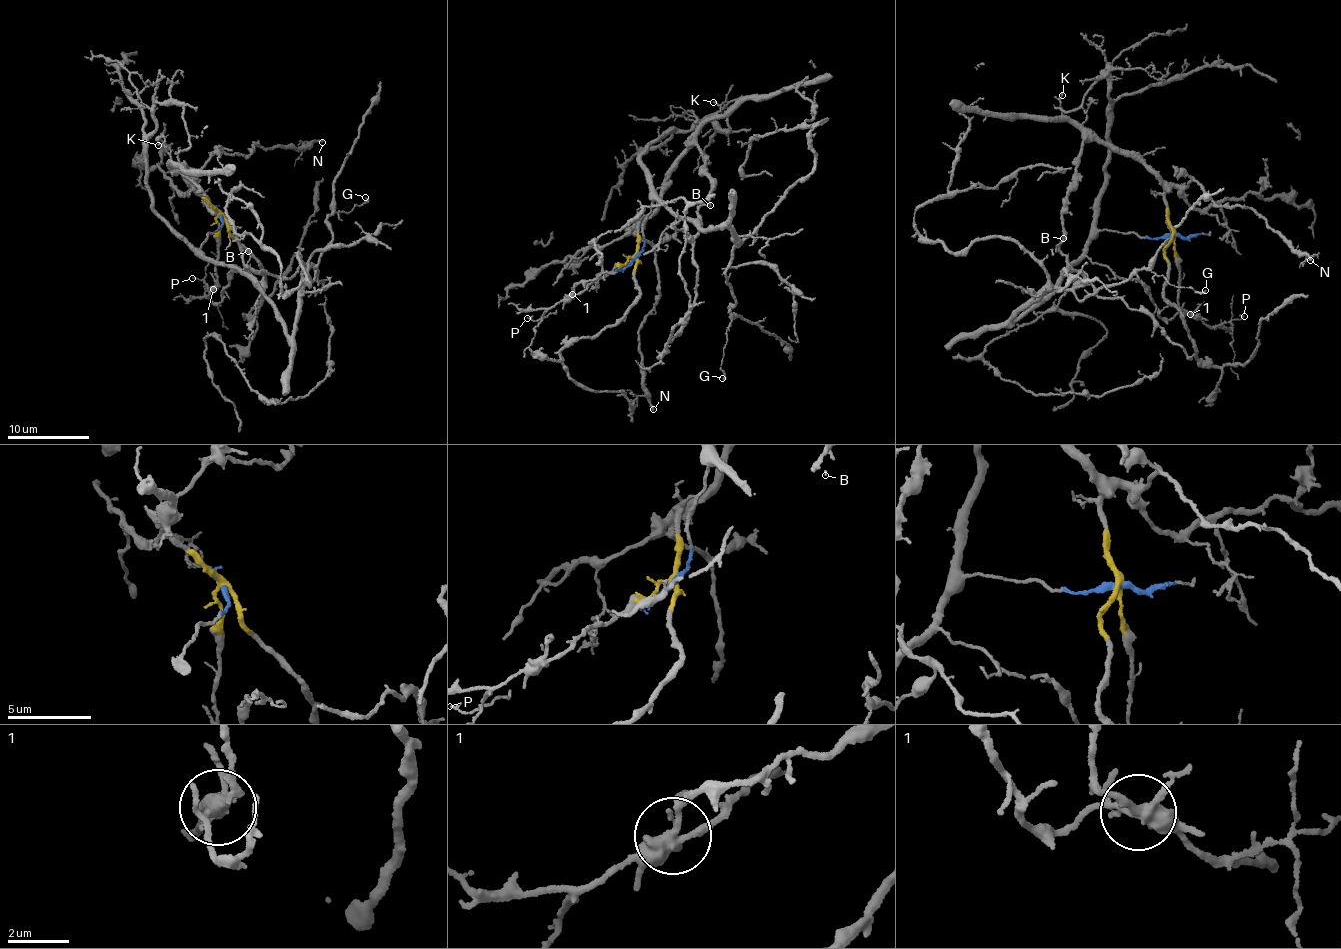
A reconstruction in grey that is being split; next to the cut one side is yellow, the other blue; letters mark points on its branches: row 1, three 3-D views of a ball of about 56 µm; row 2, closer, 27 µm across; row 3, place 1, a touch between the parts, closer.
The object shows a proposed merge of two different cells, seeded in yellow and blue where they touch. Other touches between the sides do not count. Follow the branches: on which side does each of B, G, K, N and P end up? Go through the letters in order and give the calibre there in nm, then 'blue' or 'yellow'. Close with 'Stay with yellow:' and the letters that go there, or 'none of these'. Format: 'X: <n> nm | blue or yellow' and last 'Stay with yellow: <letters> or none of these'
B: 120 nm | yellow
G: 160 nm | blue
K: 120 nm | yellow
N: 200 nm | yellow
P: 160 nm | yellow
Stay with yellow: B, K, N, P

